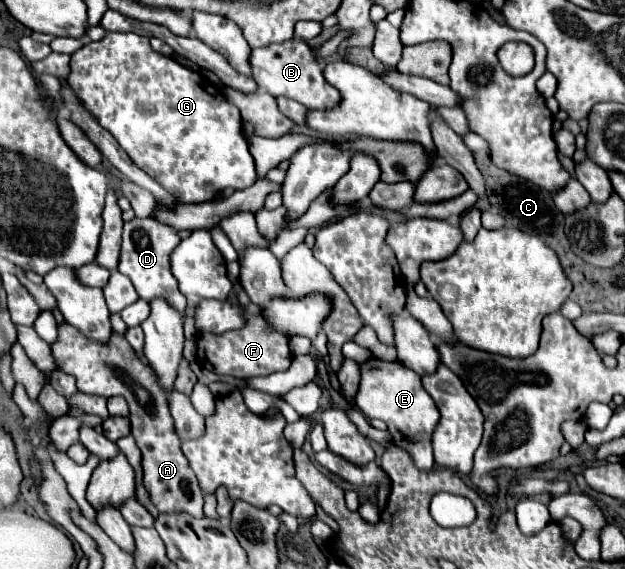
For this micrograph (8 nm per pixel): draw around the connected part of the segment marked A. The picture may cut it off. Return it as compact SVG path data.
M58 323L58 339L50 345L54 363L60 371L72 375L76 379L78 391L102 397L122 395L130 405L130 421L132 435L142 451L142 469L144 469L144 485L152 495L154 505L160 513L164 511L190 511L190 515L202 513L202 489L194 471L188 465L180 449L180 439L174 435L174 421L170 419L168 399L158 387L154 373L148 365L140 363L134 349L126 341L126 337L112 331L108 343L100 343L88 339L70 323Z

